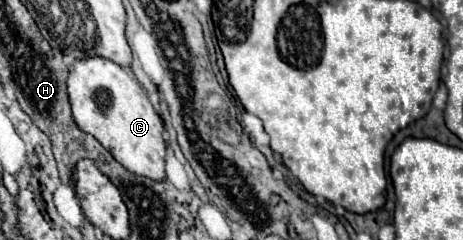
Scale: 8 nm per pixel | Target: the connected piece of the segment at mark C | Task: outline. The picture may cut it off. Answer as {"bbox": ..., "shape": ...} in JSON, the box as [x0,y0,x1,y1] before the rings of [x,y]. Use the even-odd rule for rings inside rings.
{"bbox":[66,57,166,181],"shape":[[[90,57],[86,61],[76,61],[66,83],[72,115],[82,131],[94,135],[130,173],[152,181],[166,179],[166,141],[162,137],[162,119],[148,93],[128,69],[122,69],[104,57]]]}

